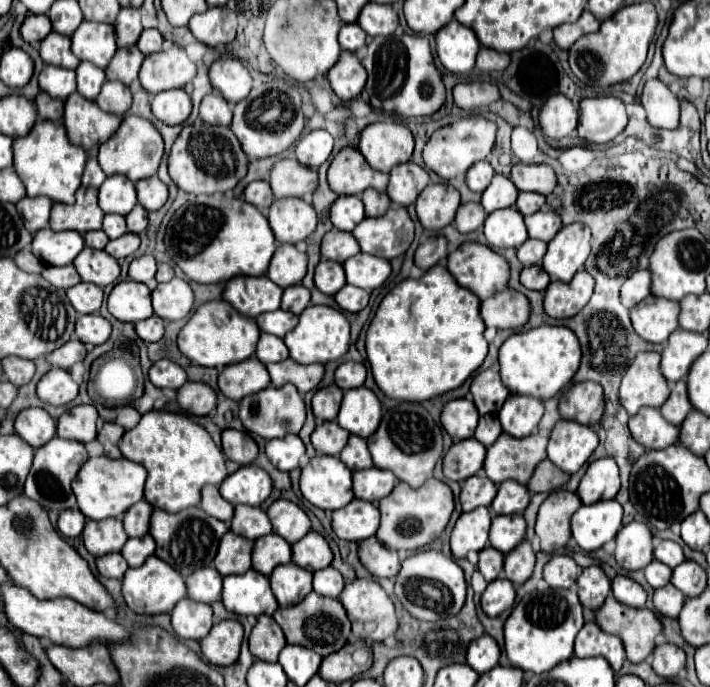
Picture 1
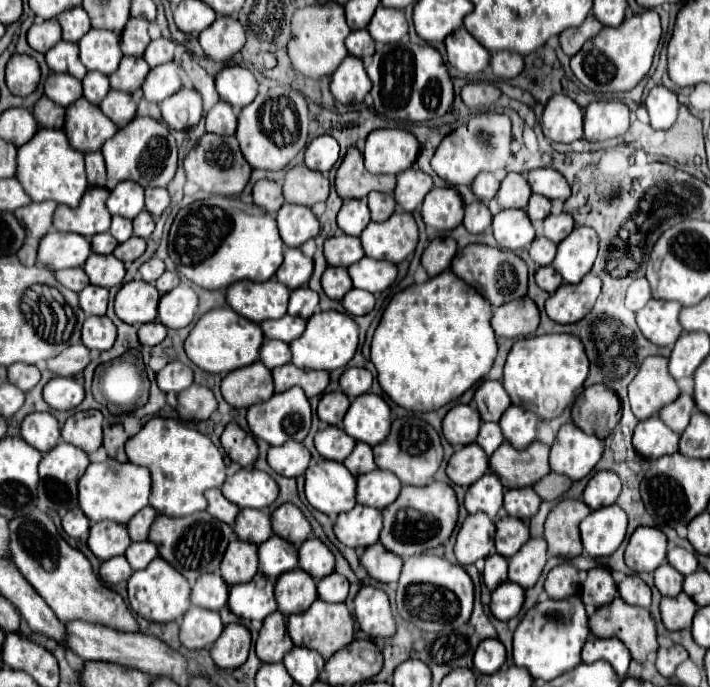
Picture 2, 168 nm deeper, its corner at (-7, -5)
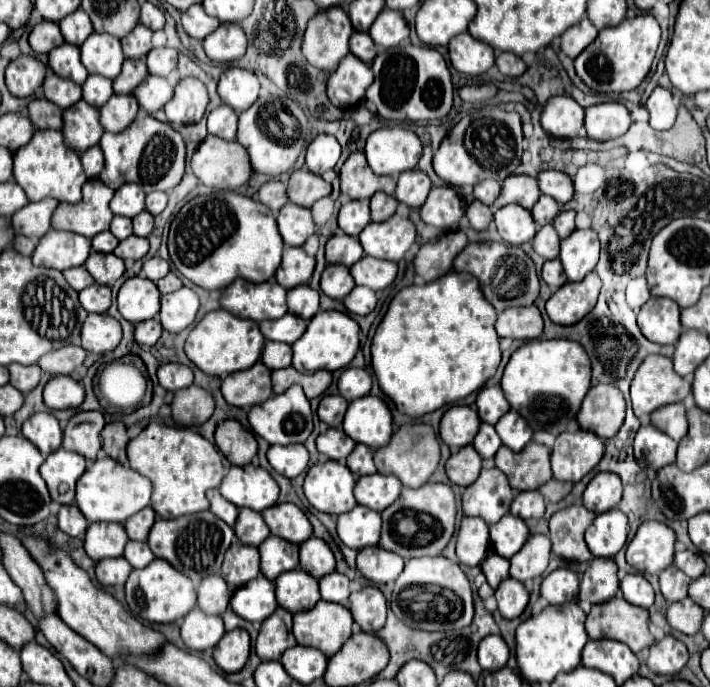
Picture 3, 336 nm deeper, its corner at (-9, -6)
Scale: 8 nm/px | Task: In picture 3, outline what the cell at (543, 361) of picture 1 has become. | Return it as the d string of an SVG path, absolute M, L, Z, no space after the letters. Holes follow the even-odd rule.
M535 339L521 345L509 359L501 389L511 405L527 419L533 431L545 429L553 435L559 435L567 429L567 423L575 419L585 393L591 387L591 363L583 347L567 339Z

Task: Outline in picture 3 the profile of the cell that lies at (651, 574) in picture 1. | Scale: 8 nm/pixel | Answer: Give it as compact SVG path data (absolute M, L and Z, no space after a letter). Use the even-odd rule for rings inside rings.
M671 565L665 571L659 573L659 585L661 585L661 593L665 597L667 603L679 601L683 597L687 597L687 587L691 583L691 577L687 577L679 567Z

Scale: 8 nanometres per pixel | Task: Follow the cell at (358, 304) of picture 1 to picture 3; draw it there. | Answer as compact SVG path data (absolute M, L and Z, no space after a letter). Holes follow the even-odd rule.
M355 287L351 291L351 295L347 295L347 299L343 303L345 303L349 313L369 315L375 309L377 297L375 297L375 291L371 291L369 287Z

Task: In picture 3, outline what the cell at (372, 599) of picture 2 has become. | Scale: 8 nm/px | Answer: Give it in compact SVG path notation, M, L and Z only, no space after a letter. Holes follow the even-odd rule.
M369 585L357 593L351 593L349 611L351 611L355 623L361 627L361 631L377 633L385 625L387 601L377 587Z

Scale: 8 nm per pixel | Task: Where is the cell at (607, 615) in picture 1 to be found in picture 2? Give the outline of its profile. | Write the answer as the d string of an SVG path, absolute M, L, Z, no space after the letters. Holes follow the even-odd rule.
M619 596L609 606L597 608L597 612L589 618L589 626L591 632L599 638L619 638L629 648L631 658L635 662L645 662L647 658L651 658L651 654L657 652L657 628L649 610L629 606Z

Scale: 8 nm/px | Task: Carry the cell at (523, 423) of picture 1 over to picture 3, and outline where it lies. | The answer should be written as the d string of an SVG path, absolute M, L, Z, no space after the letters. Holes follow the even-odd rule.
M513 409L495 423L495 429L501 435L503 445L507 445L513 451L521 451L531 441L531 435L533 435L527 421Z

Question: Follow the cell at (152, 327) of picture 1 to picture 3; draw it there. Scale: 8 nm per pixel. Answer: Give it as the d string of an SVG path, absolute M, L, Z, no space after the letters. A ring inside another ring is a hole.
M157 319L151 321L141 321L139 325L135 325L135 341L141 347L153 347L157 343L157 339L161 337L163 327Z

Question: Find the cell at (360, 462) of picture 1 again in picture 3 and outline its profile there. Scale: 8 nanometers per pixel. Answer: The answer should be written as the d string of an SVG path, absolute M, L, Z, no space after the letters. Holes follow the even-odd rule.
M361 443L355 447L355 451L351 451L351 455L347 457L347 467L351 469L351 473L355 477L361 475L373 475L375 473L375 465L373 465L373 453L369 447L363 447Z

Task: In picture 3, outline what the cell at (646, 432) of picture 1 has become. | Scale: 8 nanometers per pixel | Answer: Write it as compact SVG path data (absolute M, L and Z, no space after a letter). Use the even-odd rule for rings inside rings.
M641 425L641 429L635 435L635 459L639 467L659 471L675 461L675 451L677 441L663 435L663 431L659 431L653 425Z

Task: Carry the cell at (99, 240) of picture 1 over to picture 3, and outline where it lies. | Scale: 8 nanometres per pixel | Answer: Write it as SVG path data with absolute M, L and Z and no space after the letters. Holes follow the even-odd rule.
M103 231L103 233L95 235L91 241L93 241L93 249L99 253L113 253L113 249L119 243L119 239L115 239L115 235L111 231Z

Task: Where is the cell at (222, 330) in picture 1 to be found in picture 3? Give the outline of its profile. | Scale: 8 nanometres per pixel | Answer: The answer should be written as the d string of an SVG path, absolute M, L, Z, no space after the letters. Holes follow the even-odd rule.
M225 309L207 313L189 333L185 343L185 353L193 365L197 365L207 375L227 377L229 373L243 371L259 361L265 345L265 337L259 325L251 319L239 319Z

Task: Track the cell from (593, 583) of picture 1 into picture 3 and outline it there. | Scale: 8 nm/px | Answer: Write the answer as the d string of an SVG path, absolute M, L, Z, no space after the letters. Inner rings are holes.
M591 559L581 579L579 599L589 603L605 603L619 591L617 565L613 559Z

